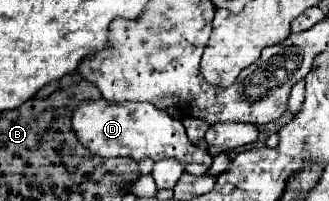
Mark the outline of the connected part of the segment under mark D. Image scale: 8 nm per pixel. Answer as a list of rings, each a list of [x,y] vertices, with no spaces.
[[[103,98],[95,102],[85,102],[73,114],[73,130],[81,144],[85,144],[85,148],[97,152],[103,158],[127,156],[137,162],[143,158],[153,158],[155,162],[163,158],[175,158],[181,164],[197,162],[205,166],[211,166],[213,162],[207,150],[201,150],[189,142],[185,128],[177,118],[171,118],[167,110],[159,110],[149,102],[117,104]]]

